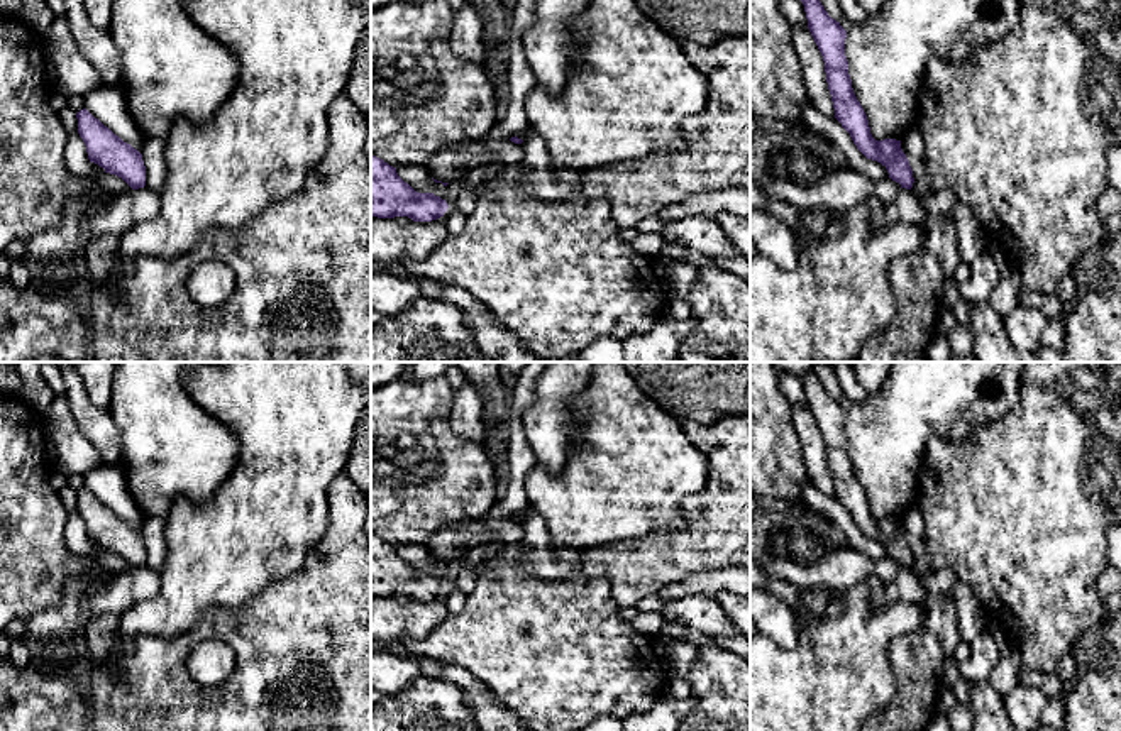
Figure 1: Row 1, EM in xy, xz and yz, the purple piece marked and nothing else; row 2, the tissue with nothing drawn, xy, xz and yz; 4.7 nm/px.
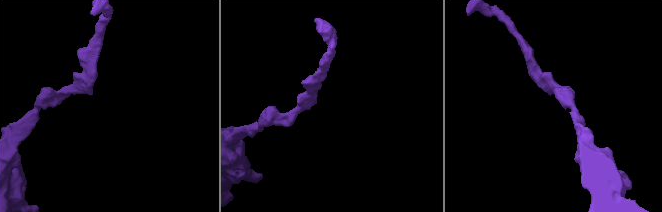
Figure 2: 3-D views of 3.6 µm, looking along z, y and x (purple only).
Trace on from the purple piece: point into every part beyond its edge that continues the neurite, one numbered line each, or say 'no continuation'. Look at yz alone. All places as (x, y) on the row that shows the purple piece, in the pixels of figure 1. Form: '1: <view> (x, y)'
no continuation

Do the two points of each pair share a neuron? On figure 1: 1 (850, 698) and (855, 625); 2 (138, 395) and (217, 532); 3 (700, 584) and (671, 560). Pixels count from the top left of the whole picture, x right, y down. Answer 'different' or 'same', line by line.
1: same
2: different
3: different

